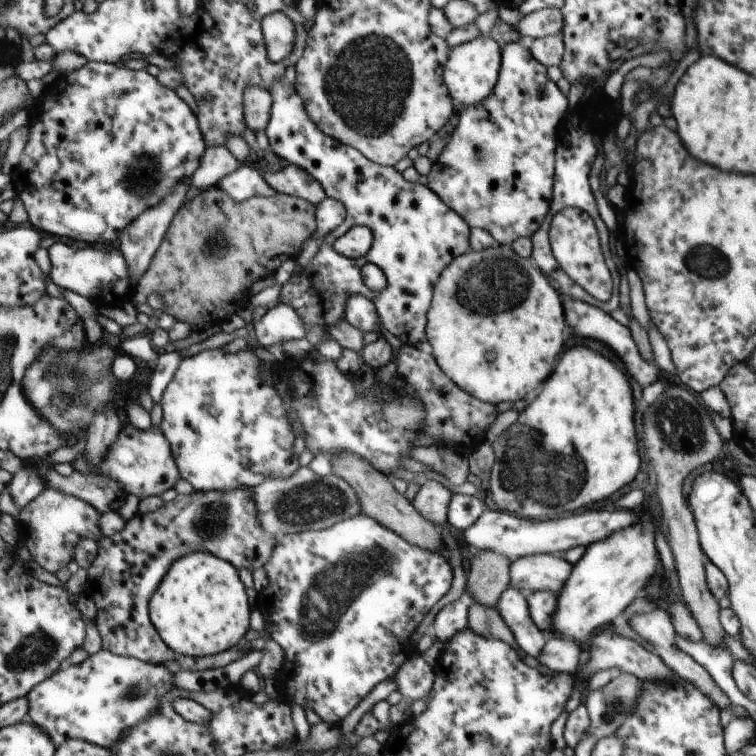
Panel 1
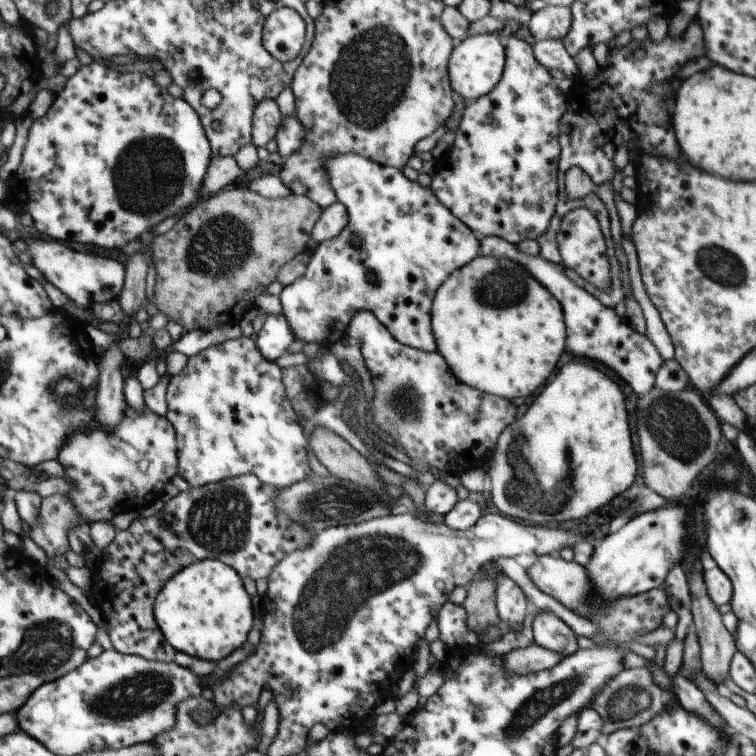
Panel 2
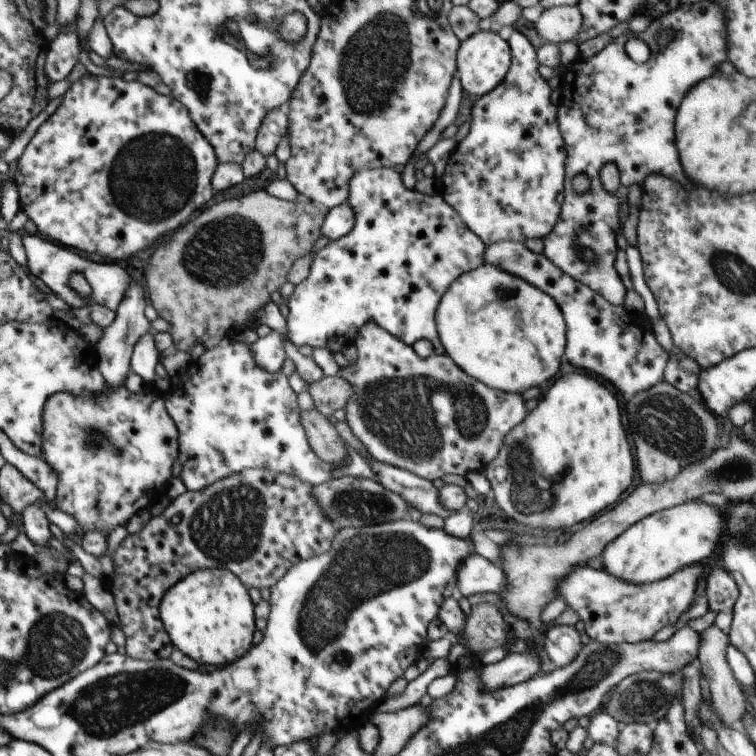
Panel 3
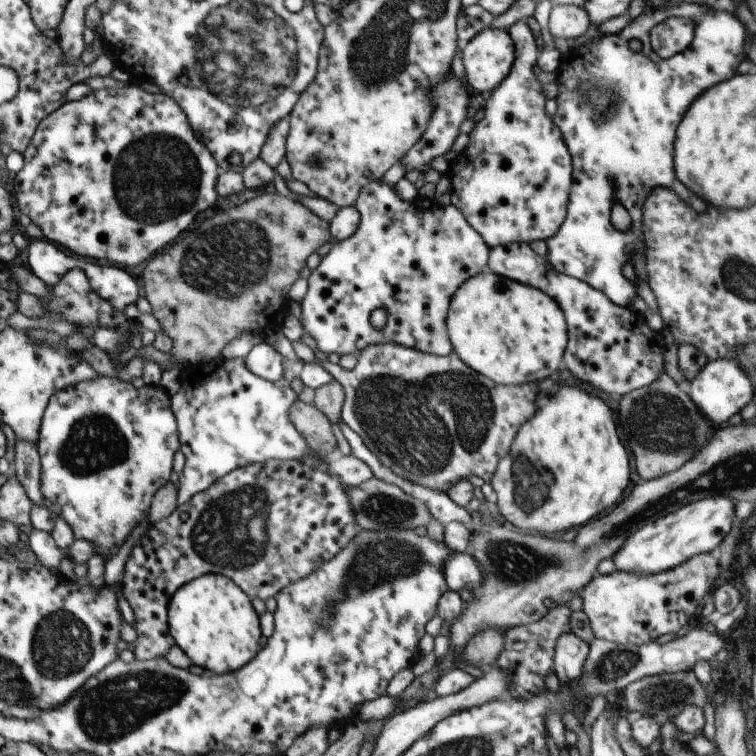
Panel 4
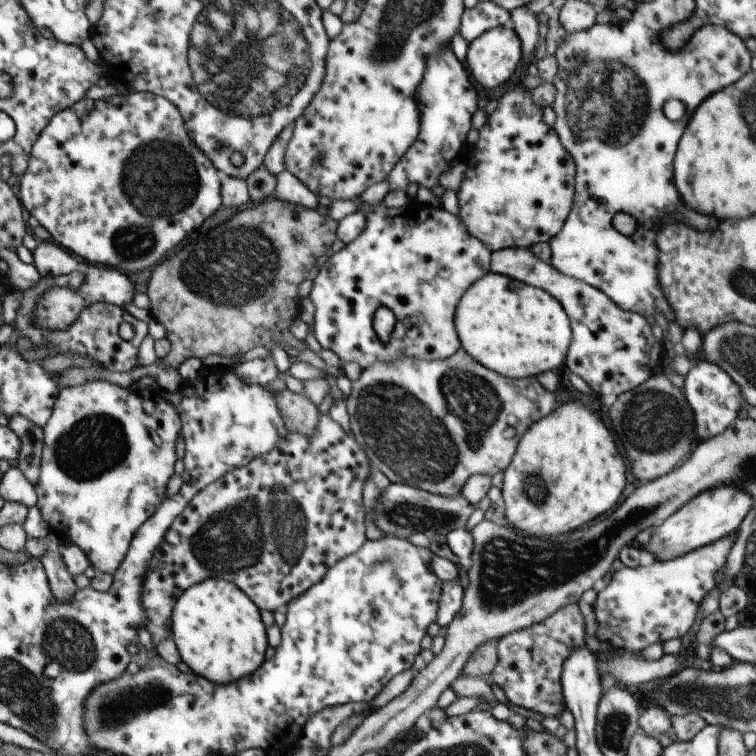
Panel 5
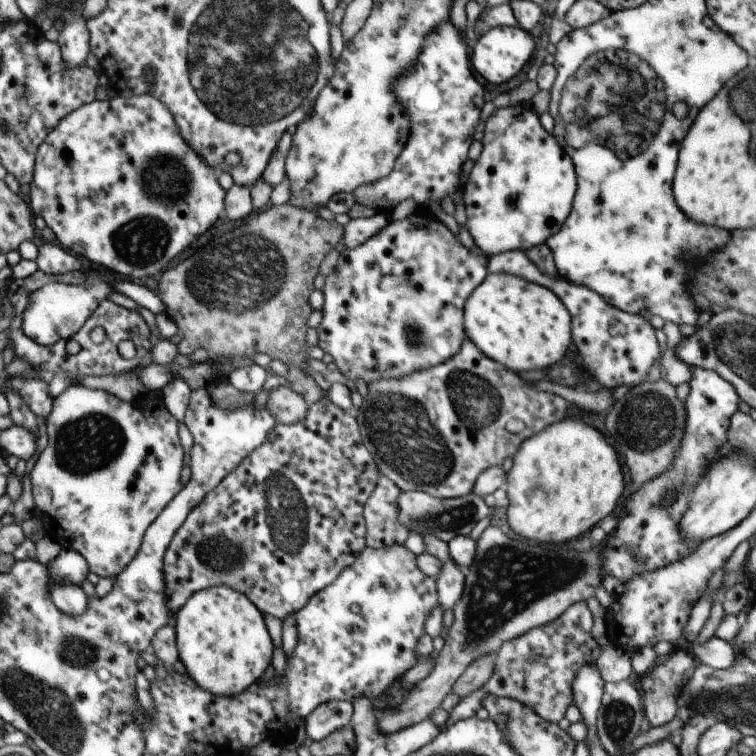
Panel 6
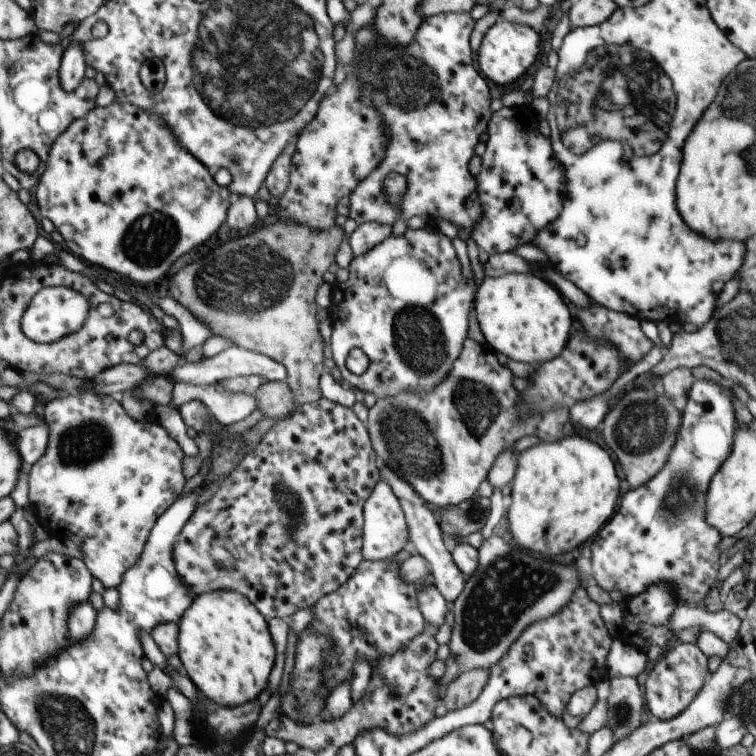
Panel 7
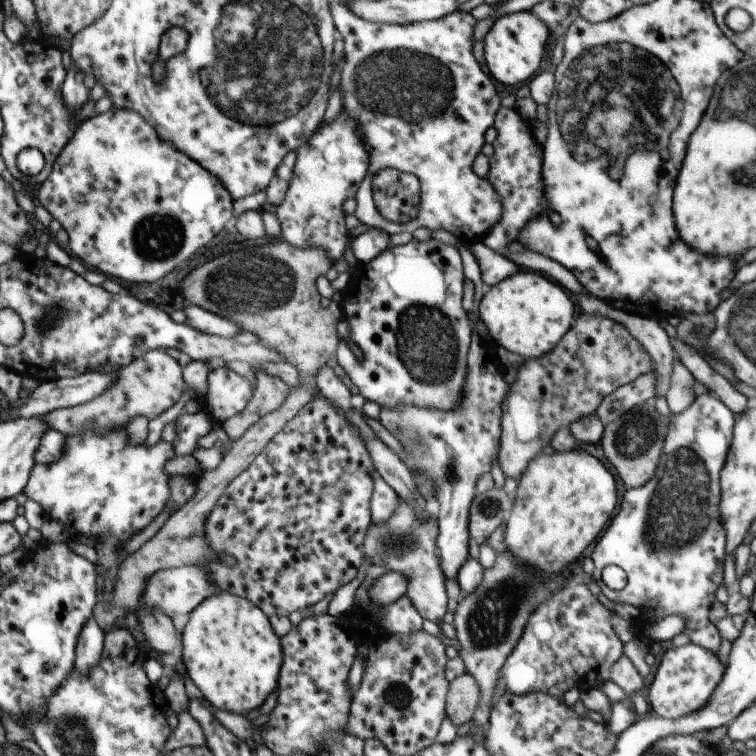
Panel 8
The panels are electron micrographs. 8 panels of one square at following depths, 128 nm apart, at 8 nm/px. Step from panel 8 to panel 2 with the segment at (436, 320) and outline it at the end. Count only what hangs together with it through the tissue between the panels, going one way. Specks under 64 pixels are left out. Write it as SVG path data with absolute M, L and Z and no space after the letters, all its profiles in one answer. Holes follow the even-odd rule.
M350 152L328 158L325 172L337 202L348 210L349 221L338 236L319 243L304 276L285 286L278 296L282 314L290 323L294 338L330 348L347 337L349 322L358 310L370 310L398 342L436 353L438 346L431 328L431 308L436 291L454 270L481 254L479 237L436 198L431 188L408 180L398 168L376 164ZM352 238L360 238L360 246L352 246Z

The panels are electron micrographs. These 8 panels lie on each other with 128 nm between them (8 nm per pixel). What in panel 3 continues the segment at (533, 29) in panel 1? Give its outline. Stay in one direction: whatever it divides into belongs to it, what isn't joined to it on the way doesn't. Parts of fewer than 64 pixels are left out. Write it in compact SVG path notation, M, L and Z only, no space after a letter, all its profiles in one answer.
M562 5L544 9L535 23L538 34L550 43L574 41L582 28L582 14L577 6Z

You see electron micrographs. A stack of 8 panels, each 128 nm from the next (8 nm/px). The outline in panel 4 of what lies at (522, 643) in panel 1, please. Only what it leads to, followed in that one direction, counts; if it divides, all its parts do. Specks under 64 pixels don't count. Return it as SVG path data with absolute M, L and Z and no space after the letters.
M451 553L444 562L444 580L450 590L474 590L482 584L484 574L480 564L469 554Z

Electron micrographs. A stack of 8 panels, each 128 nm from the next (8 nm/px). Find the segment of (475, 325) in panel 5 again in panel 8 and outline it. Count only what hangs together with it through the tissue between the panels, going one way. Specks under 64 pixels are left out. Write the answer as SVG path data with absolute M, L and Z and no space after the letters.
M518 271L496 286L485 289L480 319L498 346L534 359L554 350L575 323L579 311L573 296L558 282L540 272Z

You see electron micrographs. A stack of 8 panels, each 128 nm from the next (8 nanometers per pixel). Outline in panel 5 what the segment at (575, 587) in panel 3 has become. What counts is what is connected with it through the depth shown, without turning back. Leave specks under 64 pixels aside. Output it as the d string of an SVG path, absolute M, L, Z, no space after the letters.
M738 531L678 559L656 561L652 566L627 568L618 564L609 577L608 586L597 592L598 598L594 602L599 642L640 652L655 643L682 639L692 628L700 604L716 588L716 573L725 568L737 534Z

